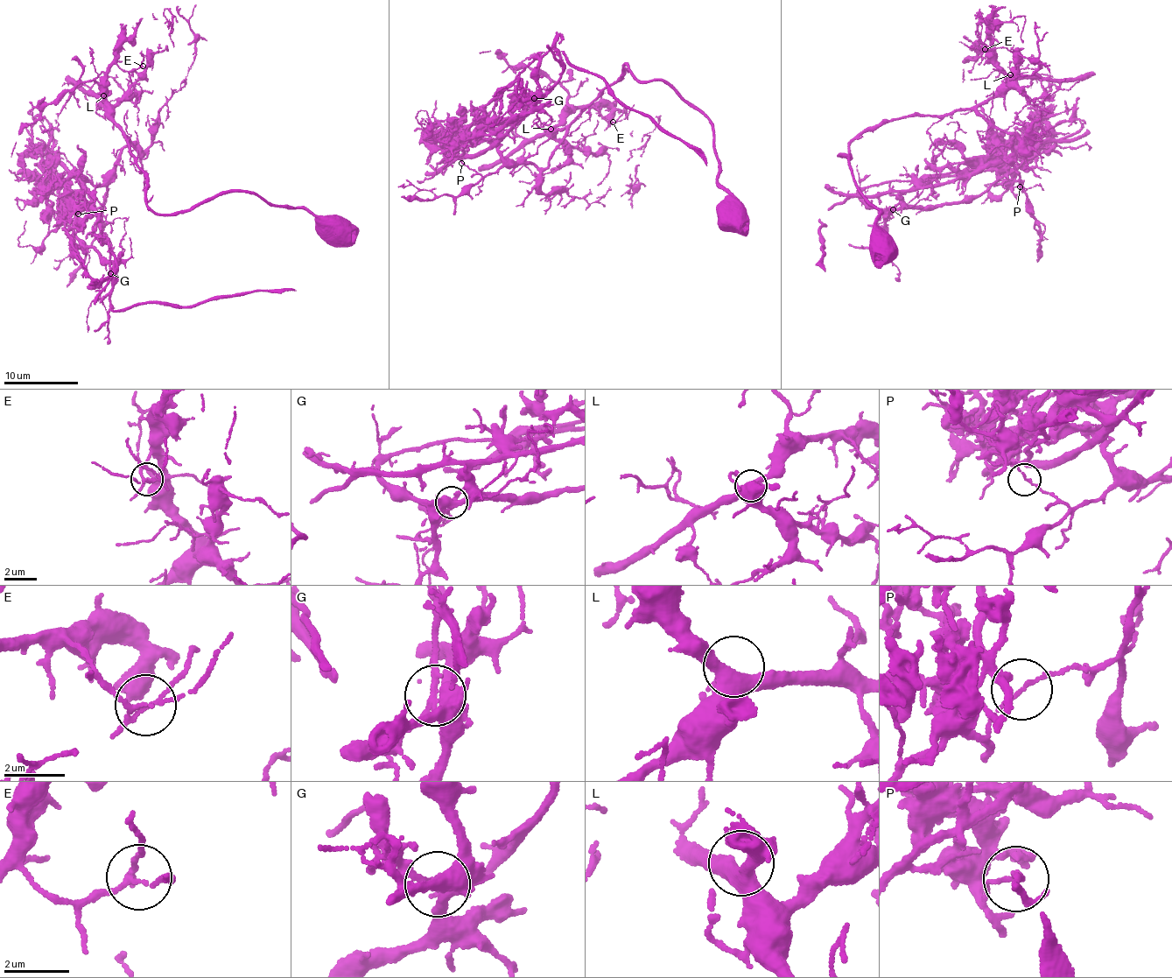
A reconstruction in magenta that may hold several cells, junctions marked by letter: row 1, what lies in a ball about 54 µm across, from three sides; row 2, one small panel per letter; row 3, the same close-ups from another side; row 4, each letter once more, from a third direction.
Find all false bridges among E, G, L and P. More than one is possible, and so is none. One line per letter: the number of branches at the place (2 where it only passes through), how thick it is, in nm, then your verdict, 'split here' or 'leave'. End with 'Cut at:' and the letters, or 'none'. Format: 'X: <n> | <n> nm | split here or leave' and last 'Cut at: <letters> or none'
E: 4 | 110 nm | leave
G: 4 | 360 nm | split here
L: 3 | 400 nm | leave
P: 2 | 110 nm | split here
Cut at: G, P

